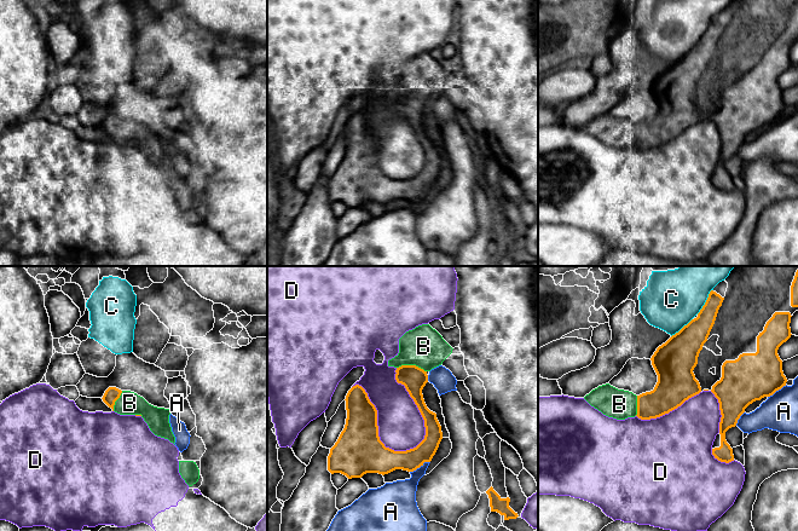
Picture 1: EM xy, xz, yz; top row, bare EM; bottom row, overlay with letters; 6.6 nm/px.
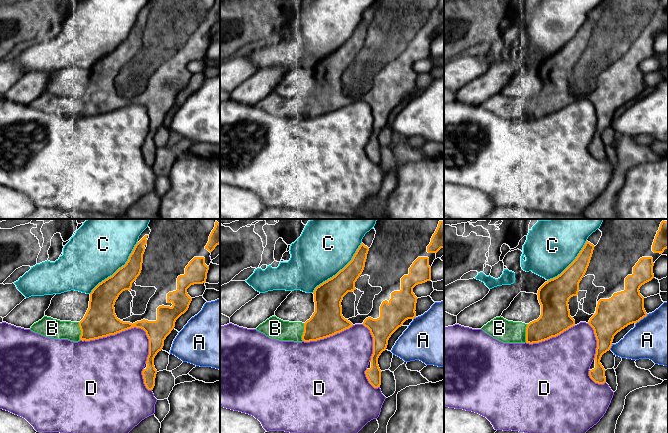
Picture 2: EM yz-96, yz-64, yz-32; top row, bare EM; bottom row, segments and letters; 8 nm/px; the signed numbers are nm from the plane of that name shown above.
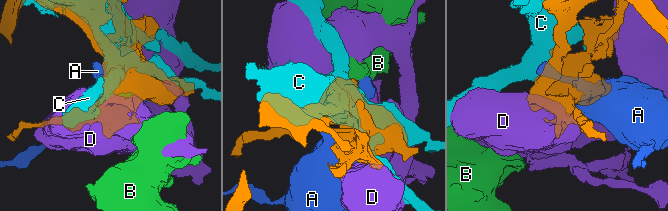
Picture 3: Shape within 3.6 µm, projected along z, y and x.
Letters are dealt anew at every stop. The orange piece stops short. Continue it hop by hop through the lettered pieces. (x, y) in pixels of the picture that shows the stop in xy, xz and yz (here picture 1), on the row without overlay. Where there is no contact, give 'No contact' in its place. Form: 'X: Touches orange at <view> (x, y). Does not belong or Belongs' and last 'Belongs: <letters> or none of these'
A: Touches orange at xz (420, 195). Does not belong
B: Touches orange at xz (411, 94). Belongs
C: Touches orange at yz (706, 30). Does not belong
D: Touches orange at xz (377, 161). Does not belong
Belongs: B

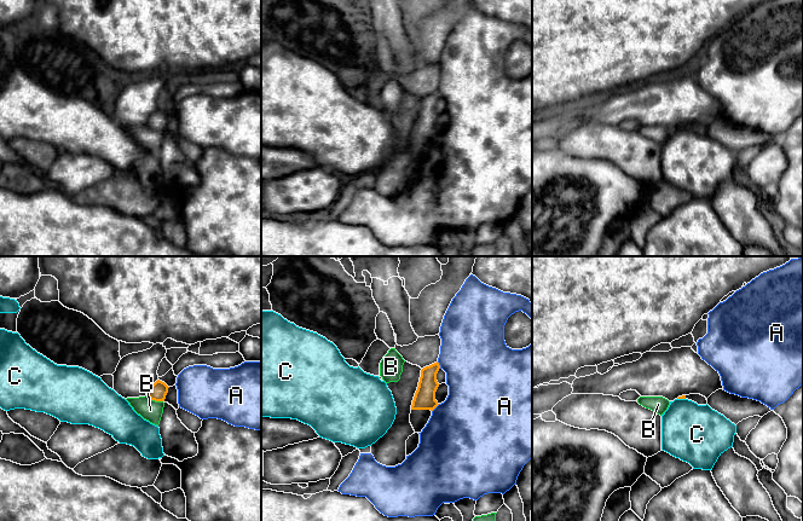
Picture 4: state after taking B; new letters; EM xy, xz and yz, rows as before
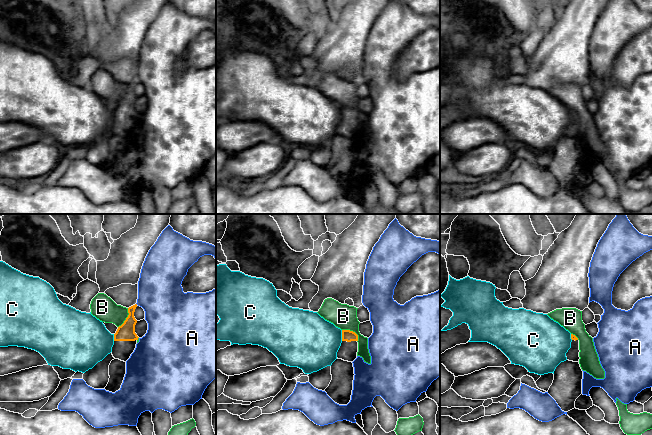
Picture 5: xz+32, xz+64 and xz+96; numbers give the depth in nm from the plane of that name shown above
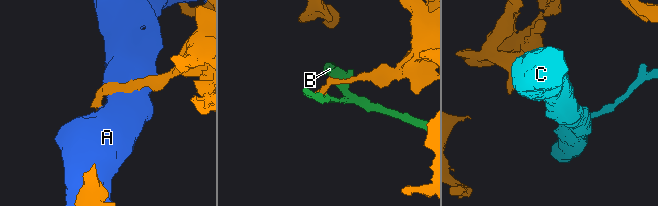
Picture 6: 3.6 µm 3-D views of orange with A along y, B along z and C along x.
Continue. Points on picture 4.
A: Touches orange at xz (435, 135). Does not belong
B: Touches orange at xy (154, 128). Does not belong
C: Touches orange at yz (681, 127). Does not belong
Belongs: none of these

